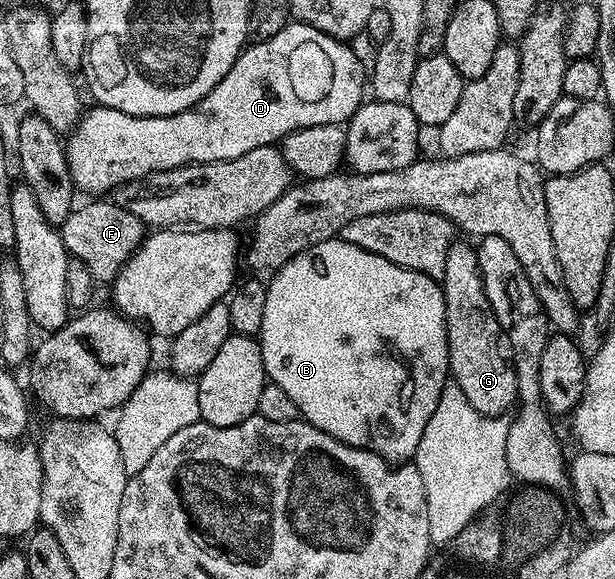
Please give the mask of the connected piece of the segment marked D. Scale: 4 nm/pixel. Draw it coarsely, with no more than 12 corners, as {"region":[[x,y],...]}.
{"region":[[291,22],[175,116],[89,109],[79,193],[345,125],[367,73]]}

